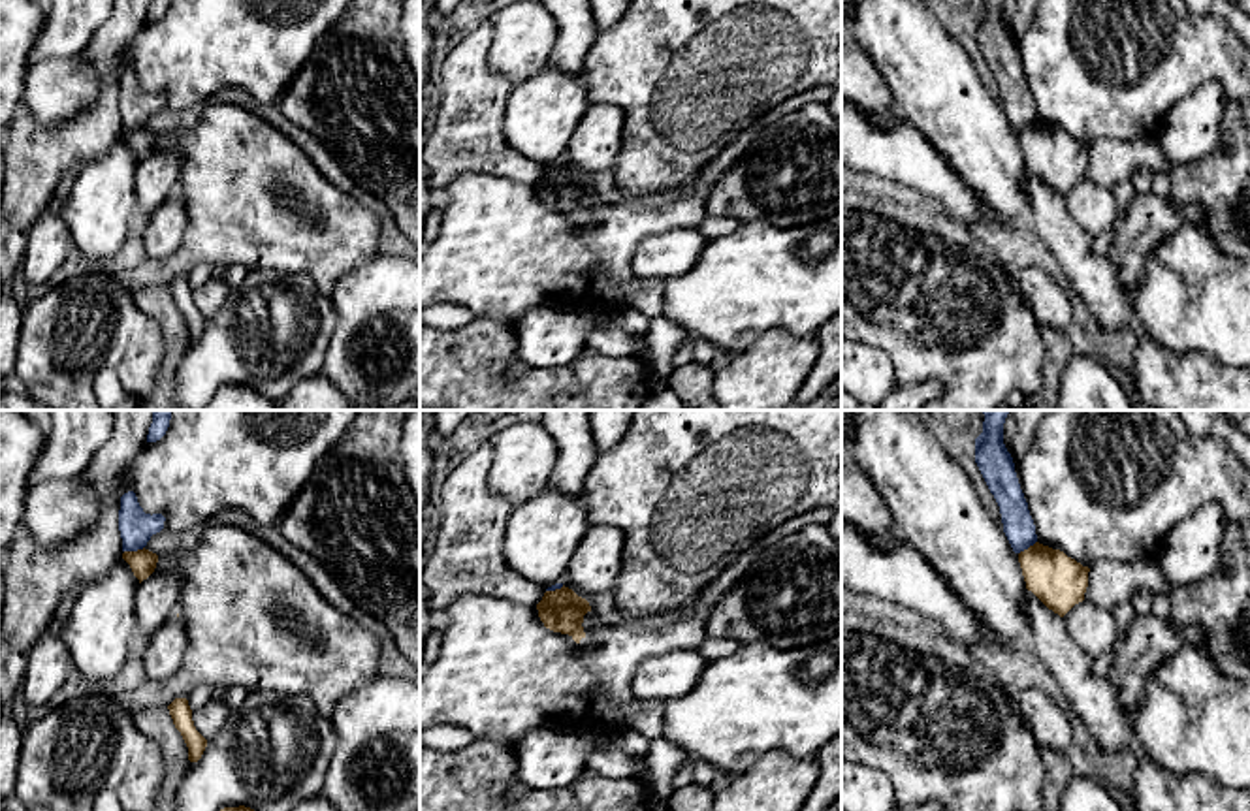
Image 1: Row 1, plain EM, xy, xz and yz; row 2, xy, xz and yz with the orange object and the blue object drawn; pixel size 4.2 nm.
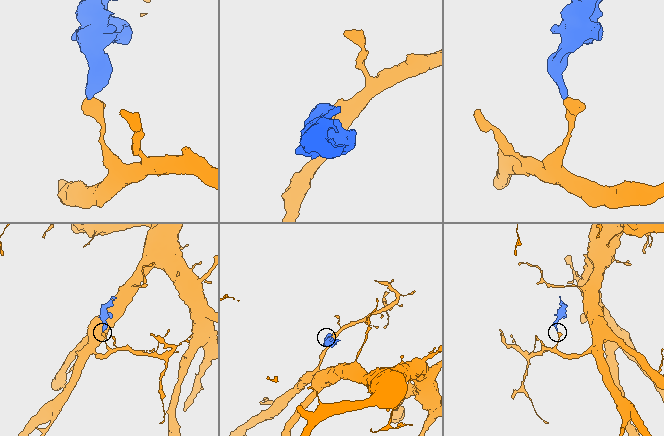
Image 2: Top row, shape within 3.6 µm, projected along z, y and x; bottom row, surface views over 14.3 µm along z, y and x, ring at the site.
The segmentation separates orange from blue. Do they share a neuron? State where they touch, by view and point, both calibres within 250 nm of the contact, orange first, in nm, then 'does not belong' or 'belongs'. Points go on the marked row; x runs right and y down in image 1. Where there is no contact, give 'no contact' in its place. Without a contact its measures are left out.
contact xy (134, 552); calibres 110 and 150 nm; does not belong

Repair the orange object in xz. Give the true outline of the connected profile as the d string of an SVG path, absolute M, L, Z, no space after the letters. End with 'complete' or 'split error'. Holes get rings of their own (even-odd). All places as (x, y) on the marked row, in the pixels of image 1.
M563 585L561 589L546 591L537 610L546 628L569 634L576 644L585 638L582 623L591 606L572 589Z; complete

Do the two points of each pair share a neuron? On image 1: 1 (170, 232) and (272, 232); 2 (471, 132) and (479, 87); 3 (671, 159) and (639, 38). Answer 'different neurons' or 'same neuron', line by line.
1: different neurons
2: same neuron
3: same neuron

